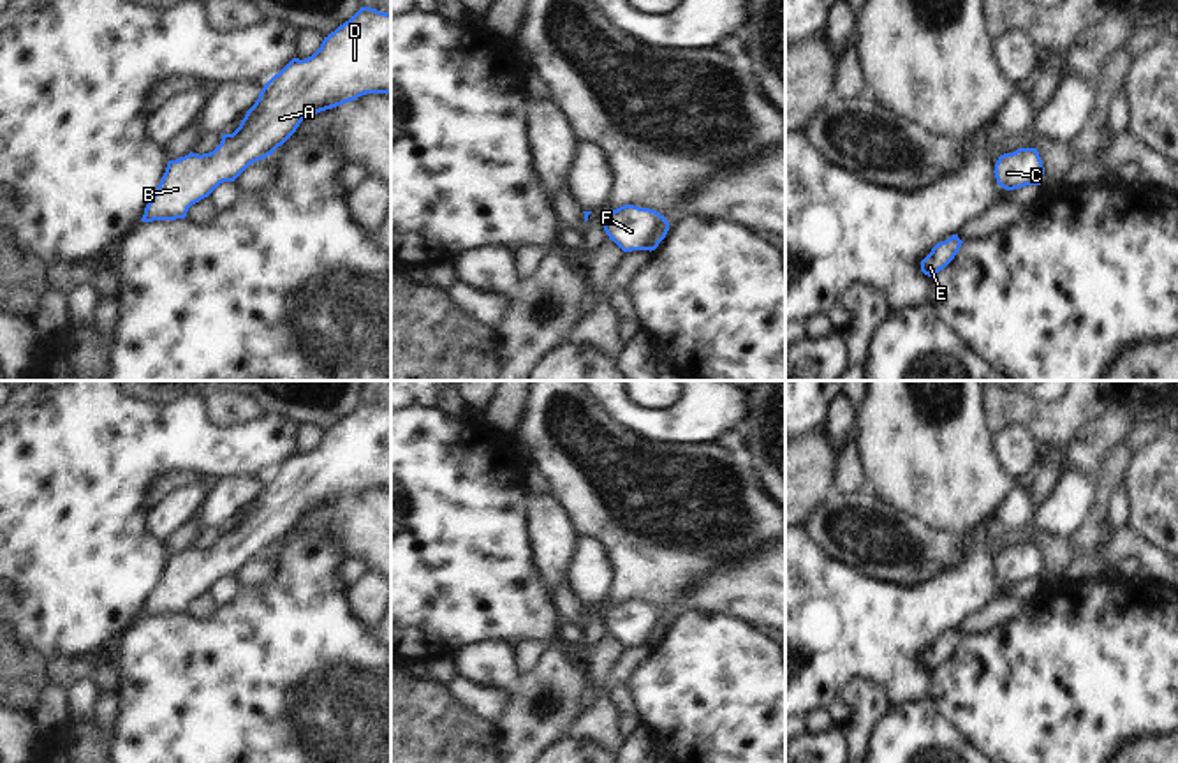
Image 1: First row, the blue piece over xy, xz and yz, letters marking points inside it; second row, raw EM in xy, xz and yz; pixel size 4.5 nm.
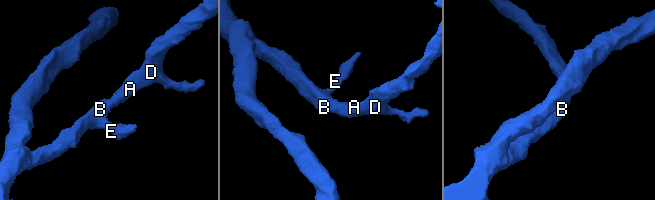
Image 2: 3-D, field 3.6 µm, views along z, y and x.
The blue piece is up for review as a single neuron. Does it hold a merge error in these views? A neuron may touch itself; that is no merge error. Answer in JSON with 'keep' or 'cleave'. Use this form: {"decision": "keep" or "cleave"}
{"decision": "keep"}

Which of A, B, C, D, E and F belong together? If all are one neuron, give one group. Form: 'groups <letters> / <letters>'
groups A B C D E F

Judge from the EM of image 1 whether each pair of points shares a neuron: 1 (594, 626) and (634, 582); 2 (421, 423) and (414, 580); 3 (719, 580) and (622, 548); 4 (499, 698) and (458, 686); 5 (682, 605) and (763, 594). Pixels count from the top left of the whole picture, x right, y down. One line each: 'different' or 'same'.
1: same
2: same
3: different
4: same
5: same

